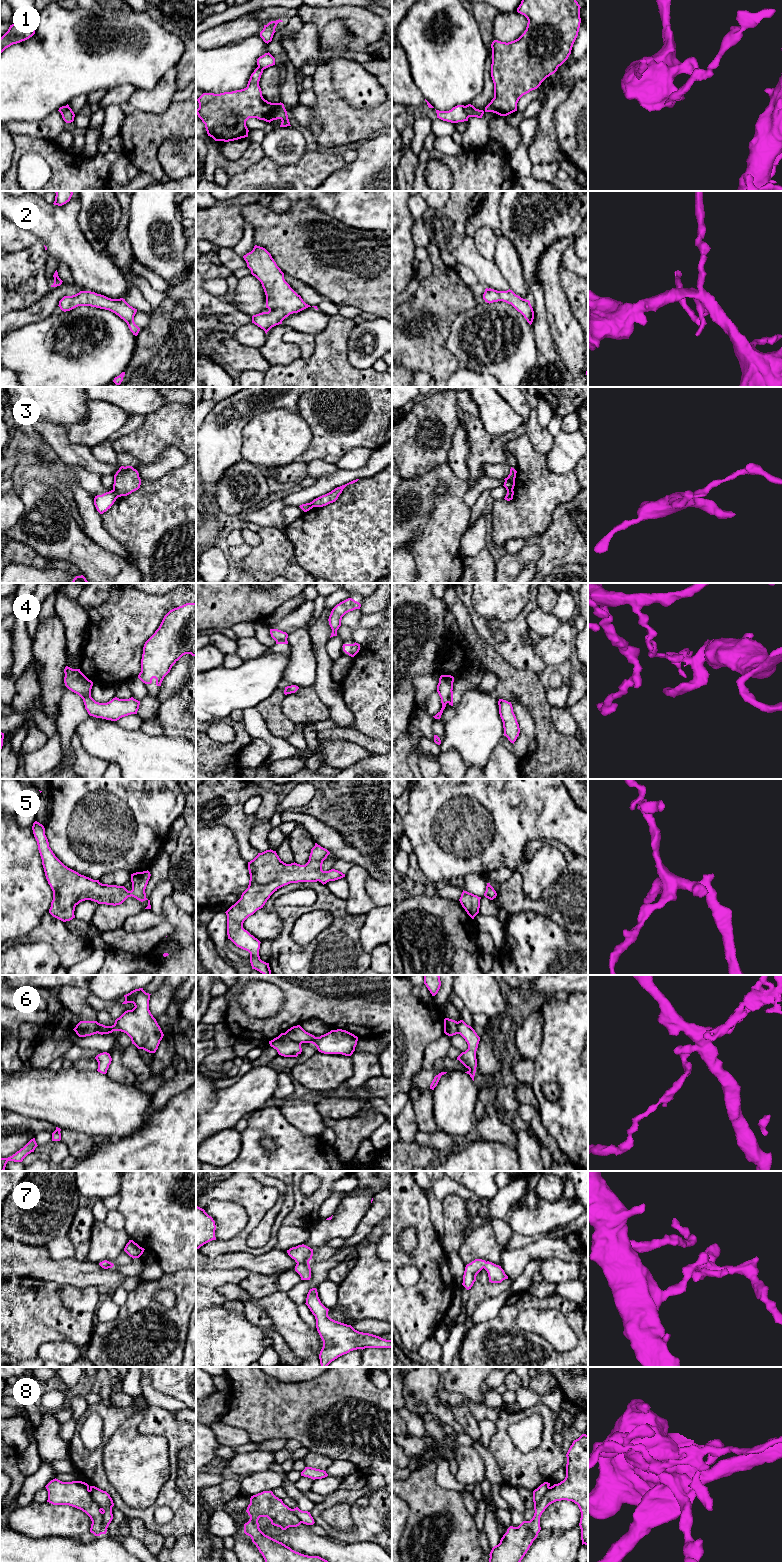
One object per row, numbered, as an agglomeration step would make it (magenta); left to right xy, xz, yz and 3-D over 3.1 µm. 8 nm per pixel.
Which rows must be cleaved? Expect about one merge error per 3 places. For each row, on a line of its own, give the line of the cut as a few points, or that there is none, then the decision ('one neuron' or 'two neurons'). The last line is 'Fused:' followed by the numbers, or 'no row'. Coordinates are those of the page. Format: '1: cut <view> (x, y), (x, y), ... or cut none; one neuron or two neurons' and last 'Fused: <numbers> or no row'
1: cut yz (464, 106), (464, 110), (469, 116); two neurons
2: cut none; one neuron
3: cut xy (113, 488), (118, 496); two neurons
4: cut xy (90, 693), (82, 698); two neurons
5: cut none; one neuron
6: cut xz (284, 1033), (300, 1044); two neurons
7: cut none; one neuron
8: cut xy (103, 1512), (101, 1533); two neurons
Fused: 1, 3, 4, 6, 8

